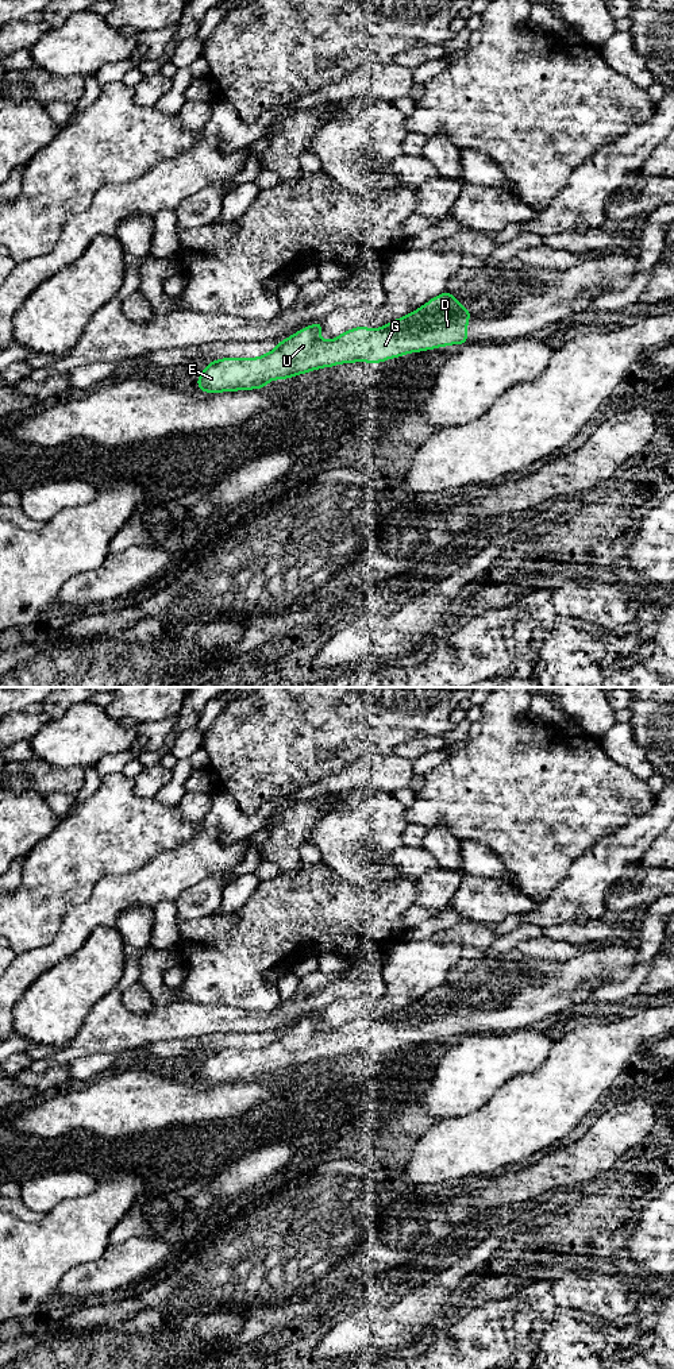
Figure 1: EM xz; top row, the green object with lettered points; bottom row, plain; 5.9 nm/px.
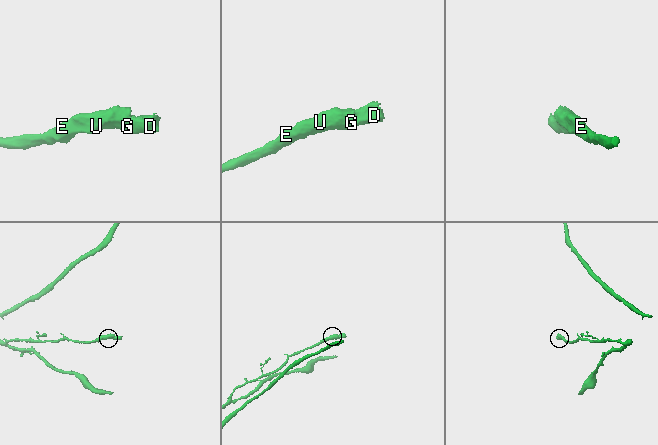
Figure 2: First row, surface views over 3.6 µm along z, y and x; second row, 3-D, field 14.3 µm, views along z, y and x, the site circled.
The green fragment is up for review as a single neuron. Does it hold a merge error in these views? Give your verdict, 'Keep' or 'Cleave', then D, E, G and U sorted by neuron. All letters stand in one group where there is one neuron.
Keep. Groups: D E G U

